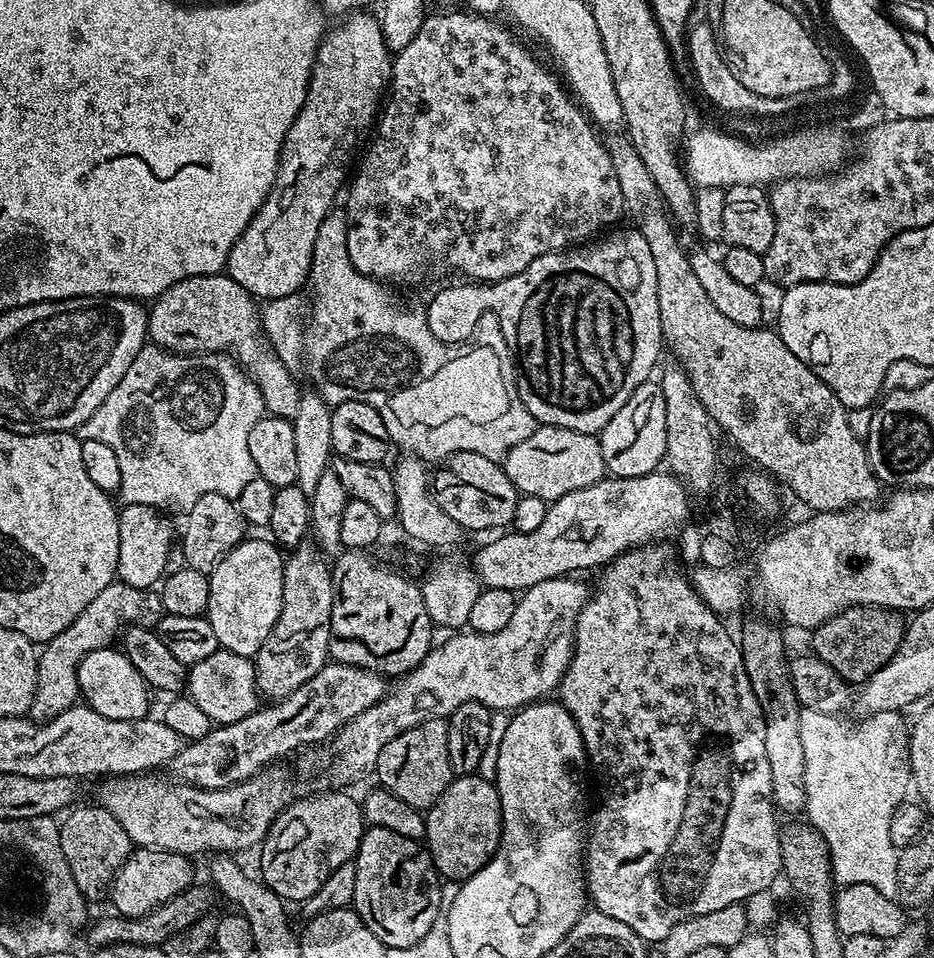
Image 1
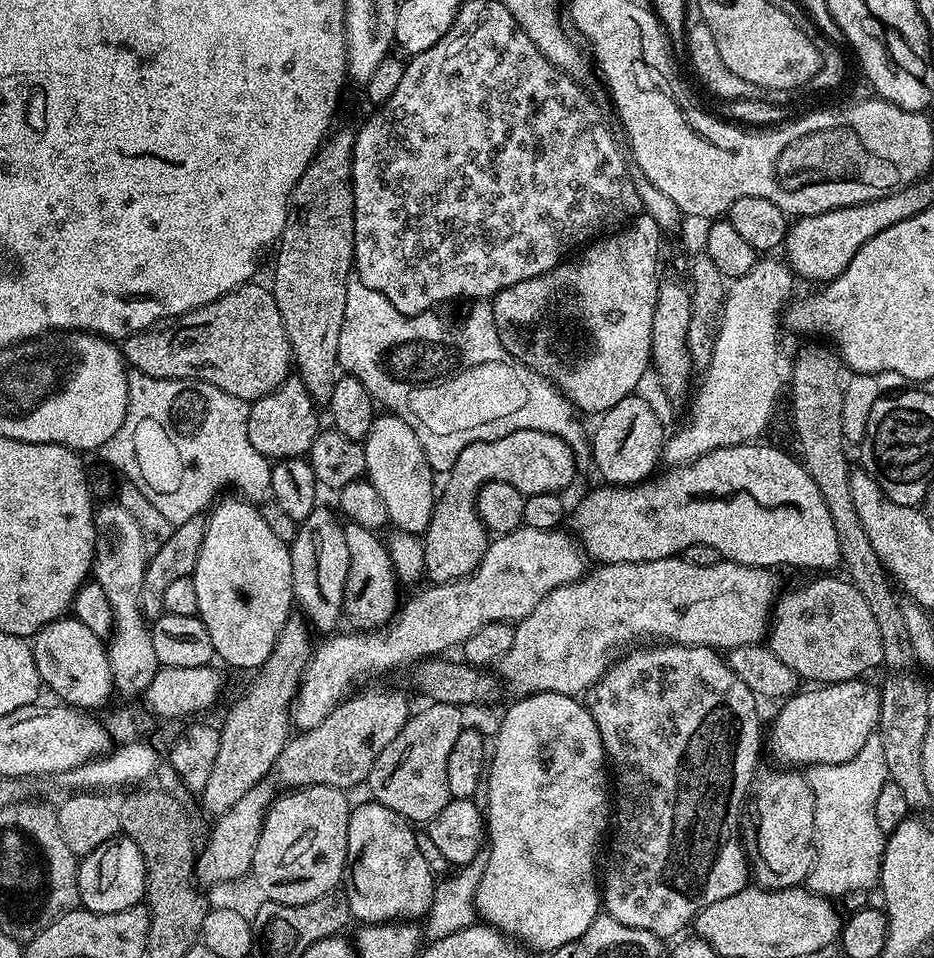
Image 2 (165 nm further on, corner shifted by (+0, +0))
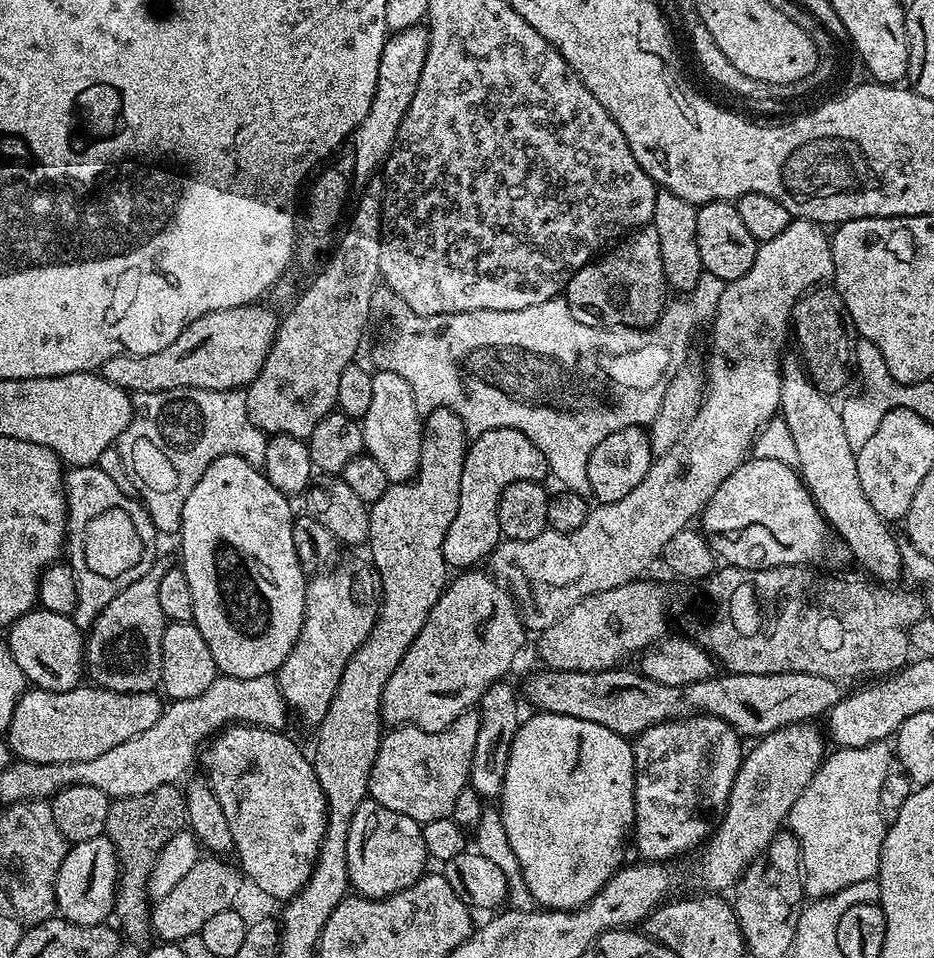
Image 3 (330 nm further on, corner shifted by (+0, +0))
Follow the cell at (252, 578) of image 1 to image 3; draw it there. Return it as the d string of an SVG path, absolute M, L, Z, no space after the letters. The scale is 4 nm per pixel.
M223 456L210 462L206 474L202 474L202 478L198 478L198 486L194 486L194 490L190 490L190 498L186 498L186 506L182 506L182 522L178 539L180 539L180 552L184 555L182 567L186 579L190 582L190 594L194 598L192 620L196 629L202 634L202 638L206 638L206 646L210 646L210 654L214 654L214 662L223 675L234 678L262 678L273 675L280 671L282 662L286 662L290 650L294 650L294 642L298 642L306 606L306 574L302 570L302 566L298 562L298 554L294 550L292 504L293 501L289 497L279 492L264 477L263 471L257 465L246 462L241 456Z

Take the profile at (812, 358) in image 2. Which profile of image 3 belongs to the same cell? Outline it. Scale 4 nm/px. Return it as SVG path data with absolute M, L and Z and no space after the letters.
M817 286L805 292L792 308L790 328L794 340L796 336L800 343L798 355L814 386L825 394L842 391L848 384L848 375L854 372L854 332L844 300L835 287Z

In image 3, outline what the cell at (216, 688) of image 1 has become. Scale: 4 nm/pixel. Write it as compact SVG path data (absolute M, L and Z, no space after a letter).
M32 686L20 695L14 706L14 714L10 718L10 726L6 733L6 743L16 760L29 760L35 764L93 760L98 758L98 754L106 754L106 750L122 746L122 742L142 734L142 730L150 730L150 726L158 722L166 704L156 695L155 691L122 694L99 686L81 686L65 692L48 692L45 688Z

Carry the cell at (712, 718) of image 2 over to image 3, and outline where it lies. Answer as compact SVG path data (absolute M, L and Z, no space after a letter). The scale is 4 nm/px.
M685 716L683 720L665 720L662 724L650 726L639 736L635 737L632 753L636 759L636 789L634 790L634 802L636 803L636 822L634 825L634 844L636 840L636 848L641 852L643 859L648 862L672 862L675 856L684 856L687 852L695 853L697 849L703 845L716 830L720 819L724 817L724 812L728 809L728 799L730 798L730 790L734 786L734 778L740 769L740 761L742 759L742 748L740 752L740 743L742 737L736 732L726 721L717 716Z

